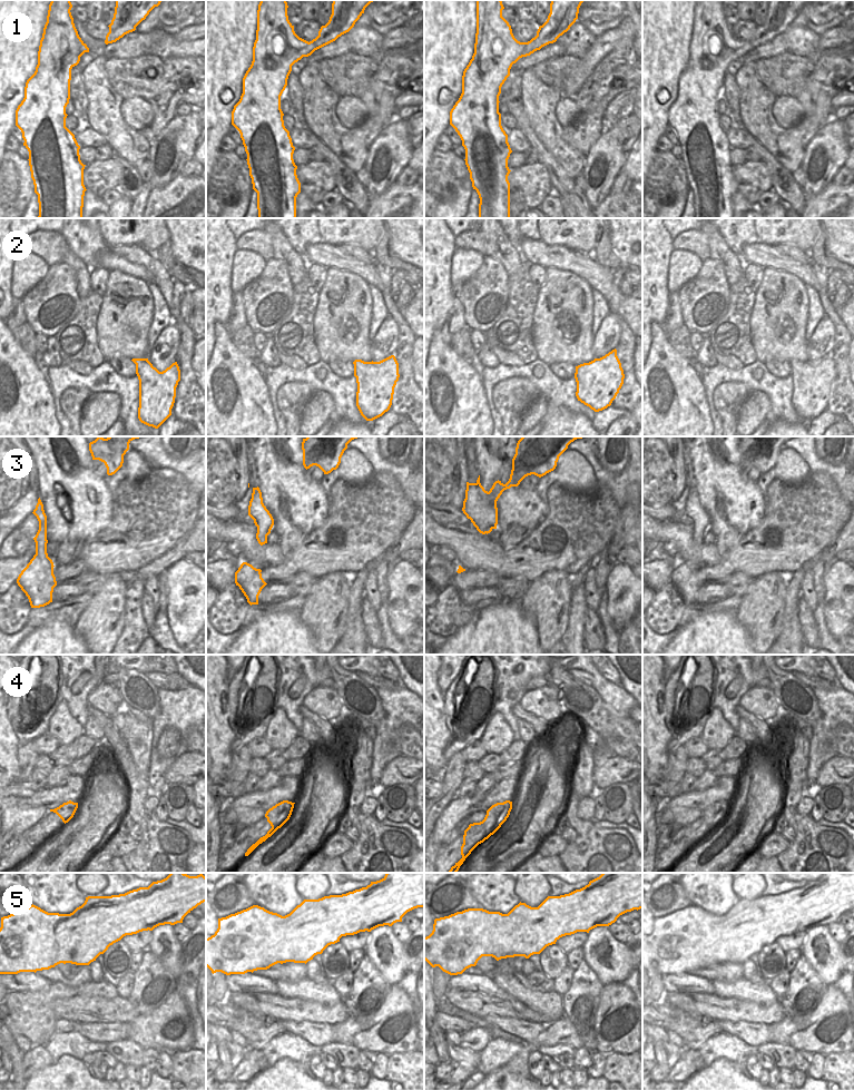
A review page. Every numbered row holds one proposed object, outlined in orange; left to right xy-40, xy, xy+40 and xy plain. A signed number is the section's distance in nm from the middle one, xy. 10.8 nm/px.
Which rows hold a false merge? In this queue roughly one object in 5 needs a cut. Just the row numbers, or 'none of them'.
4

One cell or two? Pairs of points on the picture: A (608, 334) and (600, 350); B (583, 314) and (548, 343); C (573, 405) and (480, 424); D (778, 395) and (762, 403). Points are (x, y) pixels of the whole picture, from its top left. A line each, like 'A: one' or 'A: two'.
A: one
B: one
C: two
D: two

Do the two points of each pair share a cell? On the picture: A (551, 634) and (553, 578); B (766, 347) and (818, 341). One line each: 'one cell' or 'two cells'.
A: one cell
B: two cells

